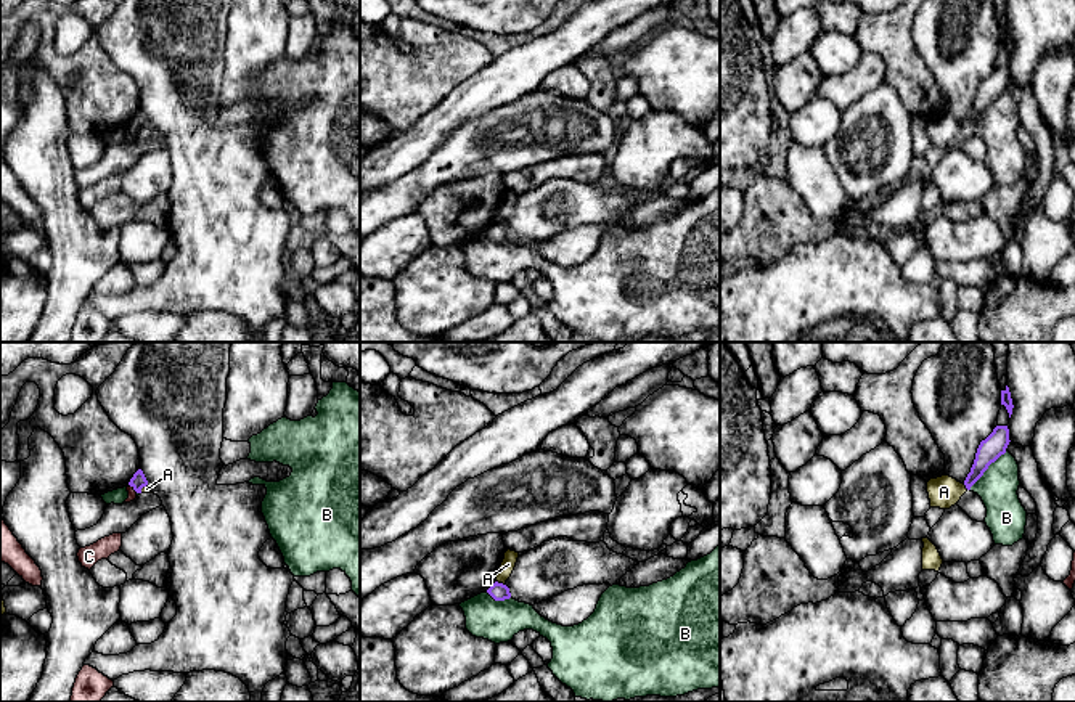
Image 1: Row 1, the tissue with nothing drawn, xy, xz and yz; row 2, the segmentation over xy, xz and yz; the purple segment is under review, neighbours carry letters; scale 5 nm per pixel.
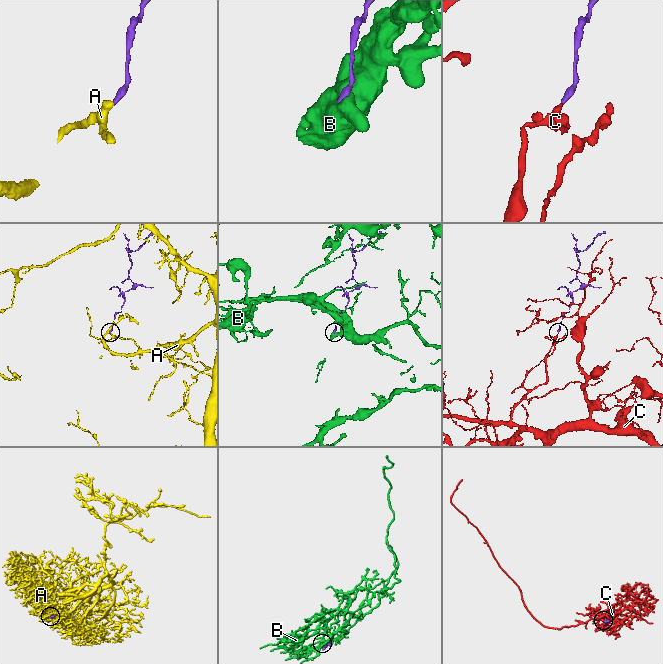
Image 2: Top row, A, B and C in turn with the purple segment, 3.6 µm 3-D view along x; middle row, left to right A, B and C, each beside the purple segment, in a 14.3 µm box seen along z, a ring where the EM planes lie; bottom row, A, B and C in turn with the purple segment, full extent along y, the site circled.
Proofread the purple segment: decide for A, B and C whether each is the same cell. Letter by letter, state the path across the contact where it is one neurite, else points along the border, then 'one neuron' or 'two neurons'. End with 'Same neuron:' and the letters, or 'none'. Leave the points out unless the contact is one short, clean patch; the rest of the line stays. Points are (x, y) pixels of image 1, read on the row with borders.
A: border xz (497, 580), (503, 585); two neurons
B: border yz (1006, 452), (969, 489); two neurons
C: way xy (138, 481), (134, 489), (132, 493); one neuron
Same neuron: C

